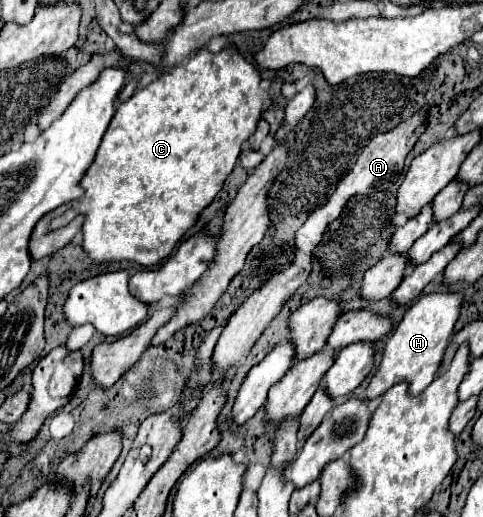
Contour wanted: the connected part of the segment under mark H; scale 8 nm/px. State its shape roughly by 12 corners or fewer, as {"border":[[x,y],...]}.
{"border":[[428,294],[390,334],[366,388],[430,386],[462,298]]}

